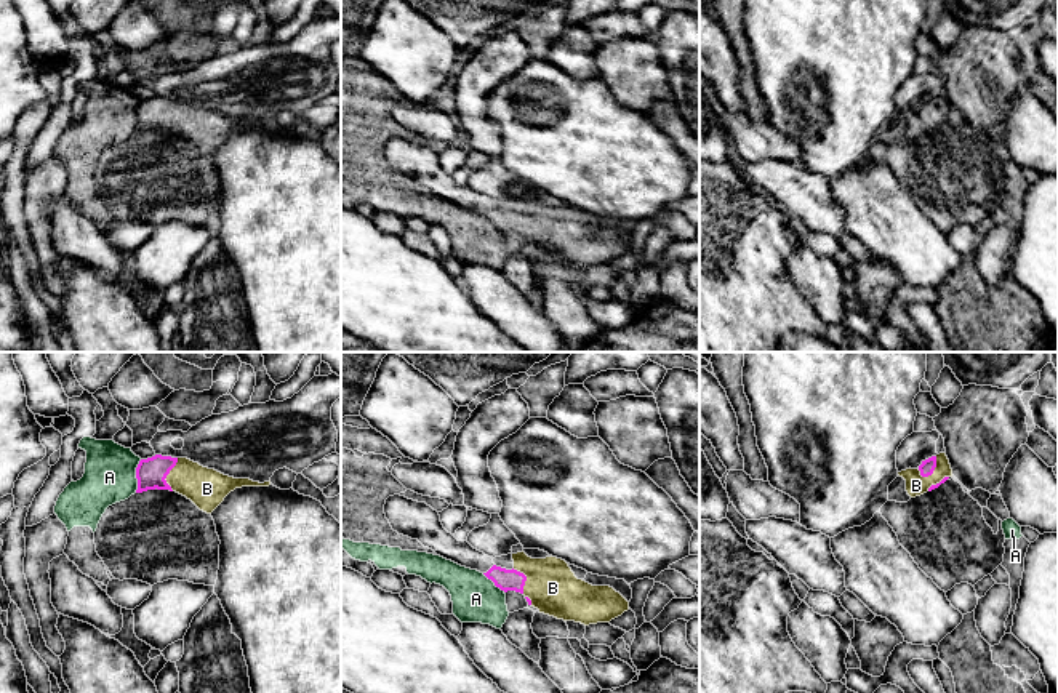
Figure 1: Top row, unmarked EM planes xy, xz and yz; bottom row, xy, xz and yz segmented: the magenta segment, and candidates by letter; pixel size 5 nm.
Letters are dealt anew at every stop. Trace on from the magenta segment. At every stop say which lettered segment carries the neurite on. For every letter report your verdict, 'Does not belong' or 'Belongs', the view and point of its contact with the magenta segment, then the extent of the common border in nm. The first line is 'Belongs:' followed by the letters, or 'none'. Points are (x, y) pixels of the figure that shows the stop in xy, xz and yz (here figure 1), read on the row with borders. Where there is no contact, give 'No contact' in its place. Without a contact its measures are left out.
Belongs: B
A: Does not belong. Touches magenta at xy (136, 476). Shared border 170 nm
B: Belongs. Touches magenta at yz (933, 469). Shared border 130 nm

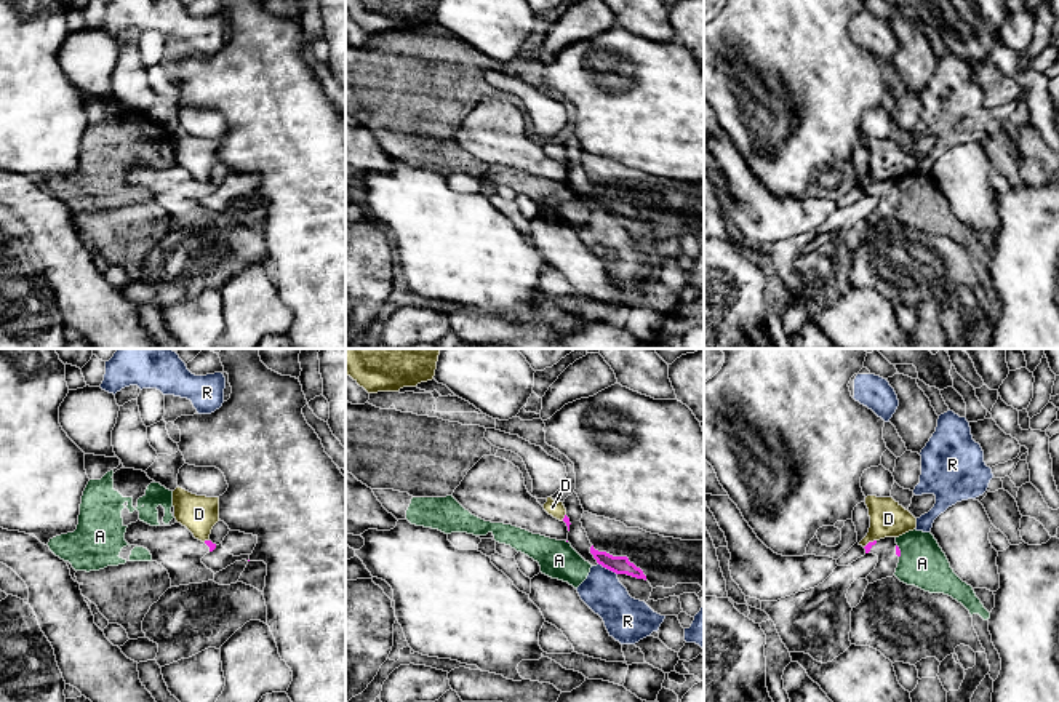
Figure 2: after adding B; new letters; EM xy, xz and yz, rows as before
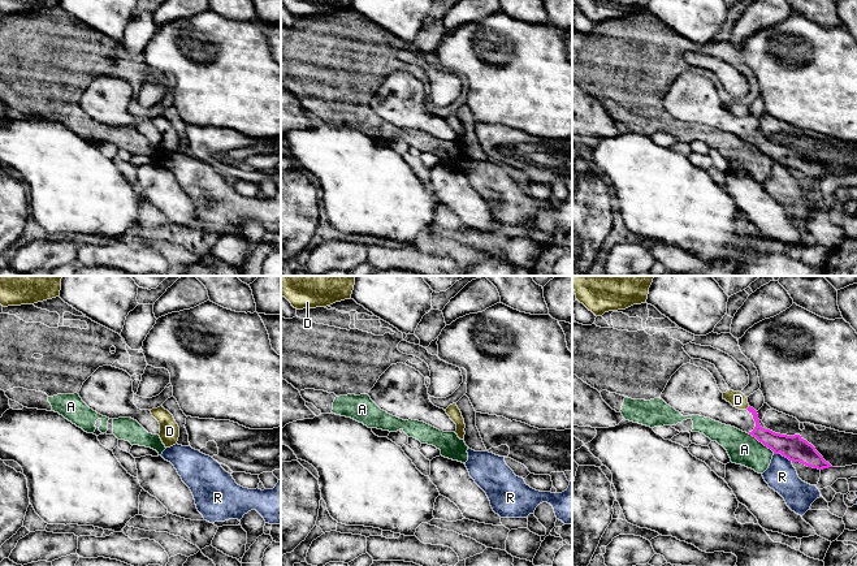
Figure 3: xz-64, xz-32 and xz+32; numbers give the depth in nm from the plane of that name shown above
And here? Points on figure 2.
Belongs: none
A: Does not belong. Touches magenta at yz (899, 552). Shared border 70 nm
D: Does not belong. Touches magenta at yz (869, 542). Shared border 80 nm
R: Does not belong. Touches magenta at xz (608, 568). Shared border 110 nm

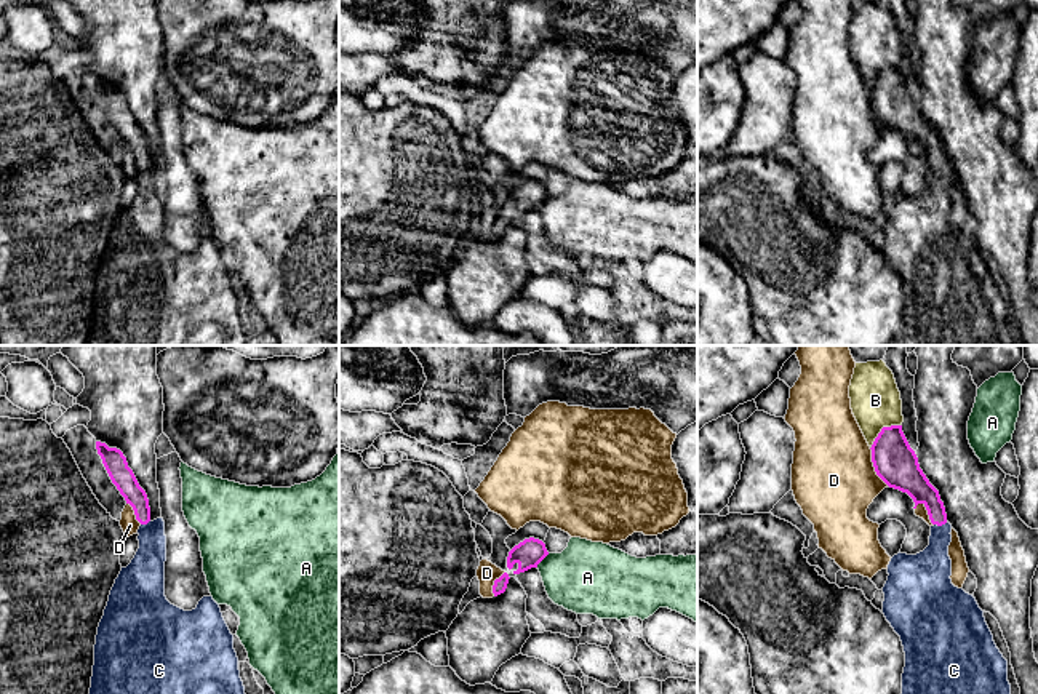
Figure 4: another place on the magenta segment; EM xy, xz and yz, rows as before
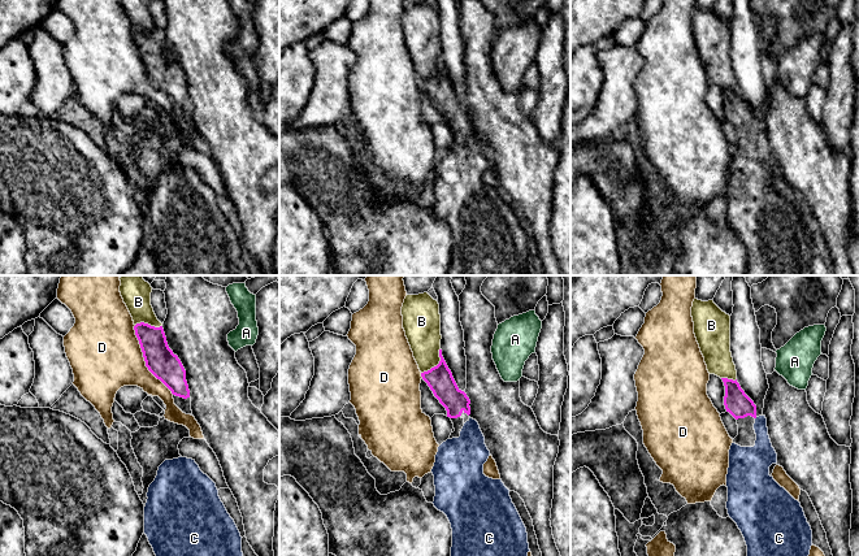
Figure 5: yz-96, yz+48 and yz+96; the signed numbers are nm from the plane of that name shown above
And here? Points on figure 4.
Belongs: C
A: Does not belong. Touches magenta at xz (542, 558). Shared border 100 nm
B: Does not belong. Touches magenta at yz (882, 429). Shared border 200 nm
C: Belongs. Touches magenta at yz (941, 525). Shared border 70 nm
D: Does not belong. Touches magenta at yz (874, 466). Shared border 220 nm

